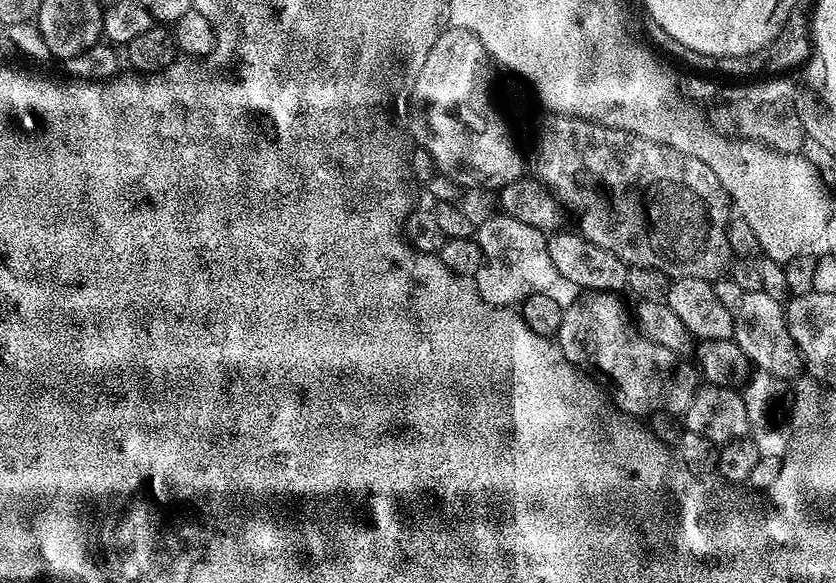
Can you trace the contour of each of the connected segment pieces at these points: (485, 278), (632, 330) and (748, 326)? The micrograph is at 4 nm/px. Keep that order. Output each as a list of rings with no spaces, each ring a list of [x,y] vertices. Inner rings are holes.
[[[497,214],[490,218],[490,222],[482,222],[482,226],[475,229],[474,239],[478,242],[484,259],[478,274],[474,277],[474,283],[478,294],[486,303],[495,304],[498,308],[519,306],[526,298],[530,298],[530,294],[552,292],[555,284],[558,284],[560,275],[558,270],[554,270],[554,261],[550,259],[548,236],[534,226],[526,226],[526,222],[518,222],[518,218]]]
[[[584,292],[577,296],[580,297],[572,305],[569,303],[565,307],[562,326],[555,337],[569,362],[603,386],[612,397],[613,404],[633,418],[647,418],[656,412],[684,413],[698,387],[697,369],[693,365],[691,368],[687,359],[678,358],[670,350],[666,350],[666,346],[650,342],[650,338],[644,336],[634,323],[633,313],[620,301],[621,297],[617,293]]]
[[[731,278],[715,281],[714,287],[722,306],[726,306],[726,310],[730,310],[730,318],[734,318],[732,339],[742,346],[742,354],[746,354],[748,361],[774,378],[795,381],[805,371],[804,356],[788,329],[785,305],[764,292],[742,290],[742,286],[738,286]]]

